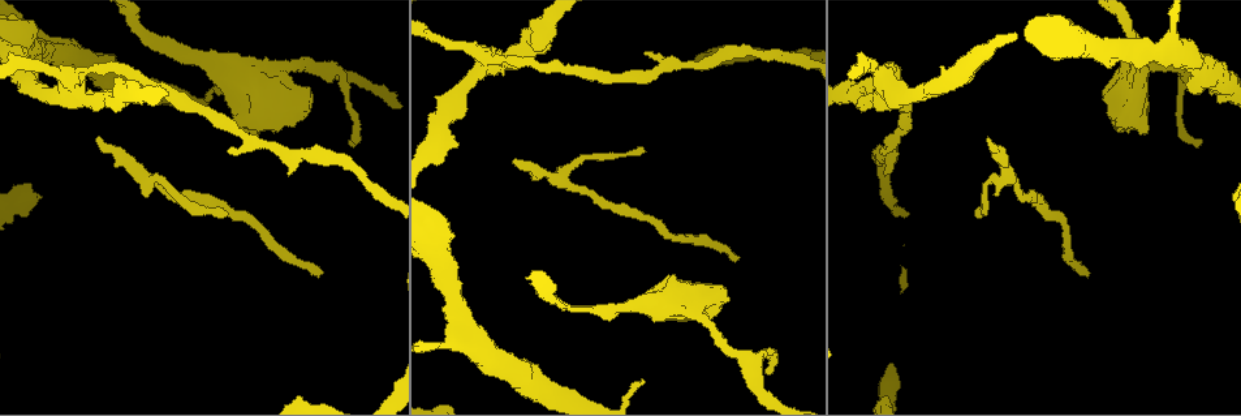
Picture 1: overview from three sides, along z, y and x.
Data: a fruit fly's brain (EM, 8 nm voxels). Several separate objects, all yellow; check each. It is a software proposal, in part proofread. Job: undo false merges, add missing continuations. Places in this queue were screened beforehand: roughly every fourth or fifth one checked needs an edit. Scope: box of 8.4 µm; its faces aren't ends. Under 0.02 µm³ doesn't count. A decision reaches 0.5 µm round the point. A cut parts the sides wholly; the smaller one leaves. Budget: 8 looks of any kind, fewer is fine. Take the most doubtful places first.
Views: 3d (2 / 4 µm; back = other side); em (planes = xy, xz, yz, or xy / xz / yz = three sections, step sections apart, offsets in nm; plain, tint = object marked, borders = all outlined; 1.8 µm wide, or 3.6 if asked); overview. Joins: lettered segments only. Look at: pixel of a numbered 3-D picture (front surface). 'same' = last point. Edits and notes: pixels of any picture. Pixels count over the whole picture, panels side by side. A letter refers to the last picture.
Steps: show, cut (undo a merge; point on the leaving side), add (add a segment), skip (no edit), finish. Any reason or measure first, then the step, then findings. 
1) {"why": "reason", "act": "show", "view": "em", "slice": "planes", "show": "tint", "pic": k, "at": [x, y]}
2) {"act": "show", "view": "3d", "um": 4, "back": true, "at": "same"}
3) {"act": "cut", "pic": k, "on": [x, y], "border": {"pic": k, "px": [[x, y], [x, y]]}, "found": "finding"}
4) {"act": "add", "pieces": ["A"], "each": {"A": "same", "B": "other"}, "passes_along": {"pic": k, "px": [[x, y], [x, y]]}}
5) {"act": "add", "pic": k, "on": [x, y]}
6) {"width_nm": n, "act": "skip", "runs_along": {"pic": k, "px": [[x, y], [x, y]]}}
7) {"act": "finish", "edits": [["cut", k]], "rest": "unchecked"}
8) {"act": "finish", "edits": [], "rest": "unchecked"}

{"why": "free end", "act": "show", "view": "3d", "um": 4, "pic": 1, "at": [732, 260]}

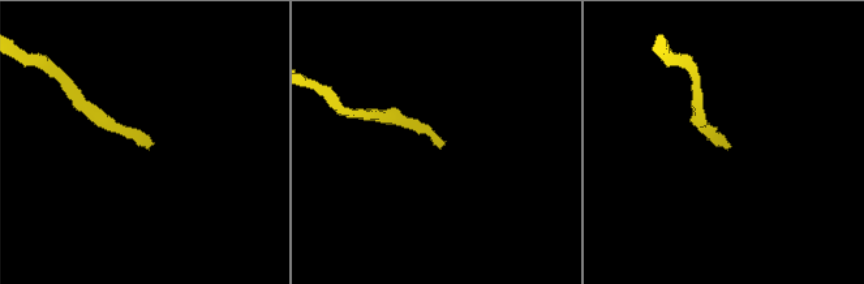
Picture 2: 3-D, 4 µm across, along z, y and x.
{"act": "show", "view": "em", "slice": "planes", "show": "borders", "pic": 2, "at": [149, 147]}

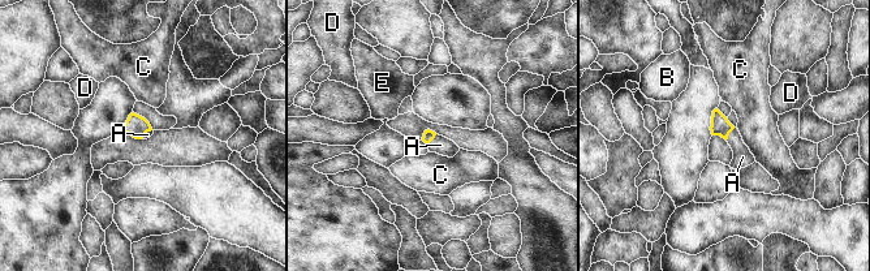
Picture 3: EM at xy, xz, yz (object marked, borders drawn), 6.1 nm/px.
{"act": "add", "pieces": ["A"], "each": {"A": "same", "B": "other", "C": "other", "D": "other", "E": "other"}, "passes_along": {"pic": 3, "px": [[720, 125], [728, 134], [743, 156]]}, "found": "the neuron continues"}

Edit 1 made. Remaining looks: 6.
{"why": "branch stops here", "act": "show", "view": "3d", "um": 2, "pic": 1, "at": [512, 161]}

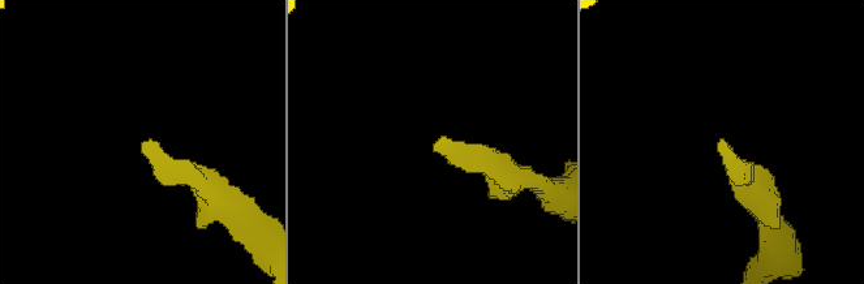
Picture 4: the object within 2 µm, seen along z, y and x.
{"act": "show", "view": "em", "slice": "planes", "show": "borders", "pic": 4, "at": [722, 142]}

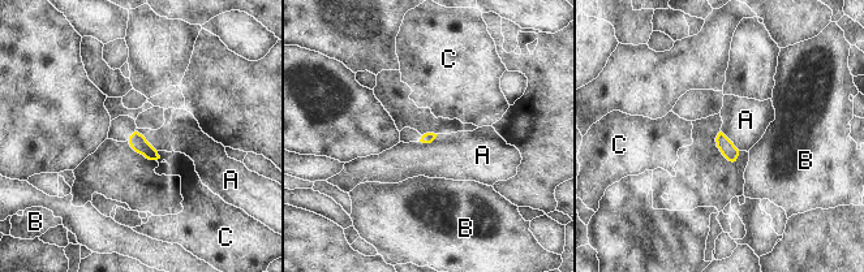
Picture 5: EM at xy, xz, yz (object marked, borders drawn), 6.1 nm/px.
{"act": "skip", "each": {"A": "other", "B": "other", "C": "other"}, "border": {"pic": 5, "px": [[136, 130], [157, 151]]}, "found": "none of them fits"}

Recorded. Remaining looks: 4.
{"act": "show", "view": "em", "slice": "planes", "show": "borders", "pic": 1, "at": [645, 150]}

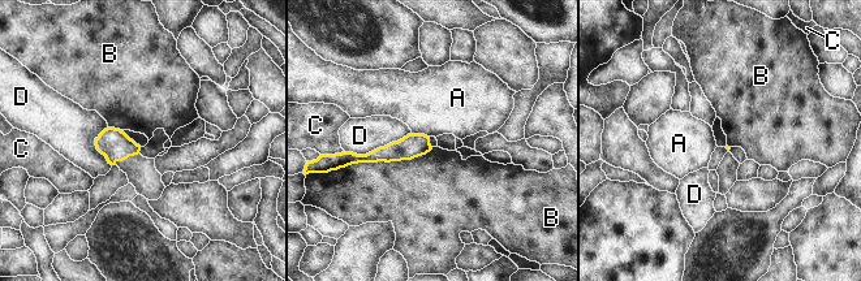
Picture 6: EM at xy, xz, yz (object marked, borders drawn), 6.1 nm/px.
{"act": "skip", "each": {"A": "other", "B": "other", "C": "other", "D": "other"}, "border": {"pic": 6, "px": [[433, 147], [410, 159], [345, 167]]}, "found": "no lettered segment goes on from it"}

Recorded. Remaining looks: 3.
{"act": "finish", "edits": [["add", 3]], "rest": "unchecked"}

